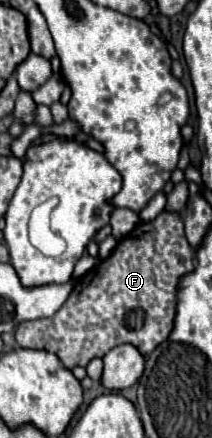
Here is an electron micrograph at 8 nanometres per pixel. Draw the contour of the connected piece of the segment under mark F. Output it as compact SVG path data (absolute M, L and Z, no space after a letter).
M162 211L154 221L140 221L138 227L126 239L120 239L112 255L96 265L90 273L74 283L74 289L66 303L48 319L24 321L16 327L16 341L26 349L46 349L58 355L66 369L76 365L86 367L90 359L106 355L116 345L130 343L144 357L150 355L172 331L176 315L176 285L180 275L194 269L194 249L184 235L184 223L180 213Z

